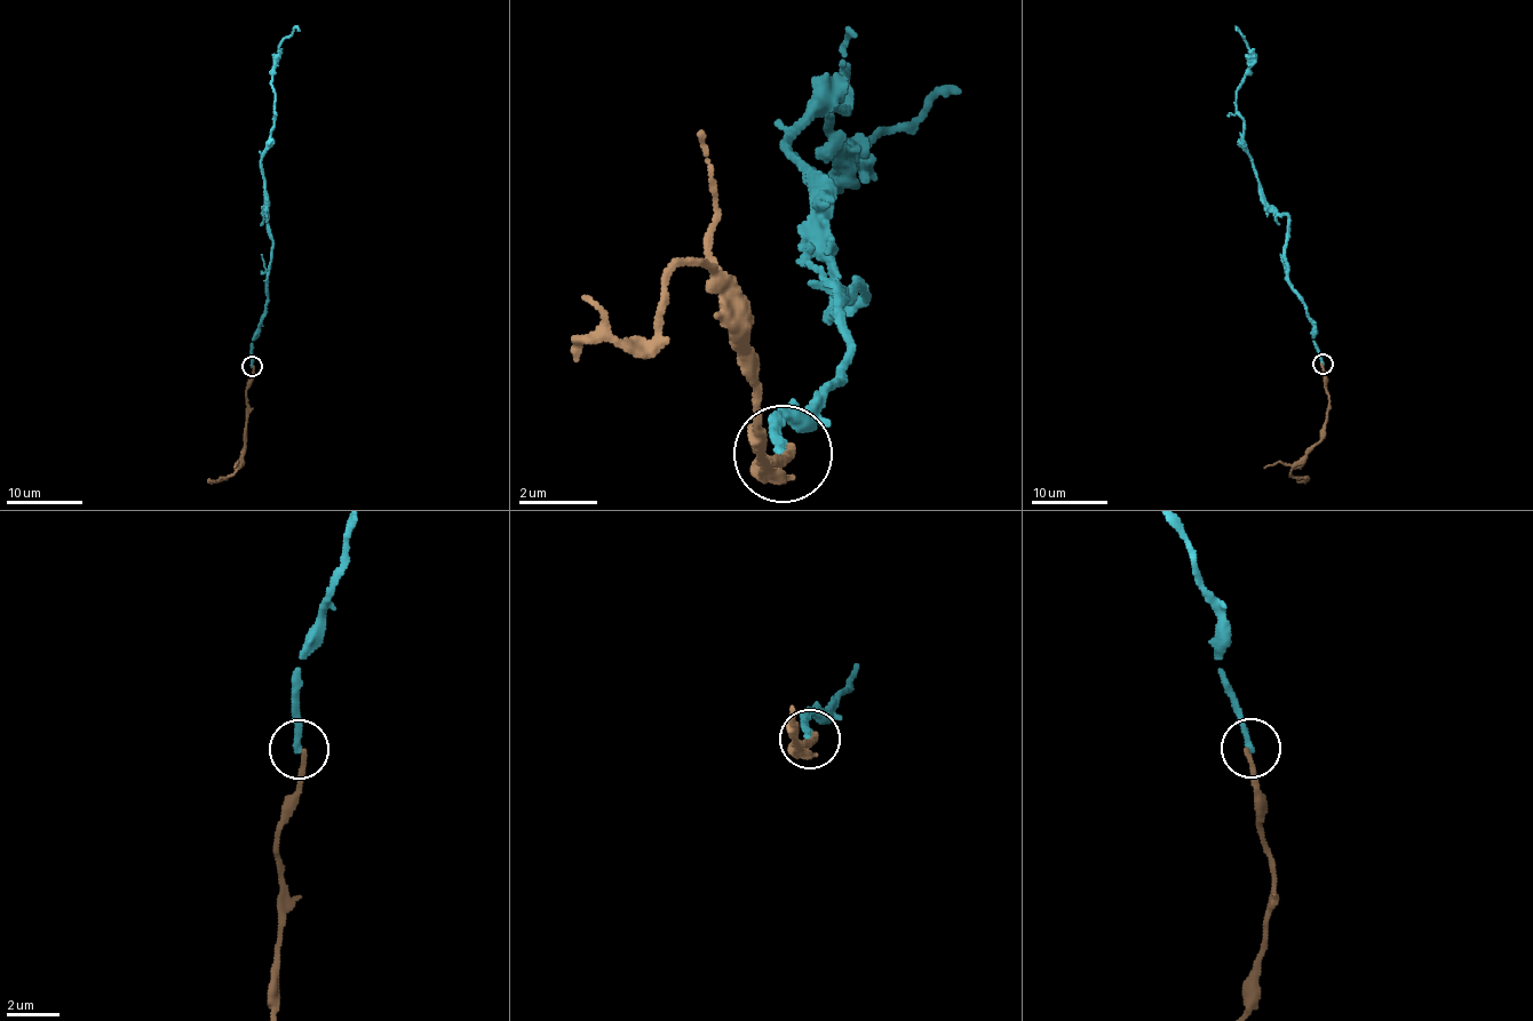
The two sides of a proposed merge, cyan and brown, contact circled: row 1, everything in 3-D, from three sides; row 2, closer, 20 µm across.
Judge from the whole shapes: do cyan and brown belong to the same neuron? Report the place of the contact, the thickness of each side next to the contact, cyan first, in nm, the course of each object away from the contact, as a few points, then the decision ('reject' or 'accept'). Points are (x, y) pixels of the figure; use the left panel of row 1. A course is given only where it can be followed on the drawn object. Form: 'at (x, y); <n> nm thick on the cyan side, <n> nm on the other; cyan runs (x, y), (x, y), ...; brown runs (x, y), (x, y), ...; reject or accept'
at (252, 366); 240 nm thick on the cyan side, 190 nm on the other; cyan runs (253, 366), (272, 245), (260, 161), (273, 125), (272, 76), (277, 49), (295, 28), (299, 31); brown runs (253, 366), (244, 462), (227, 478), (211, 481), (209, 478); reject

